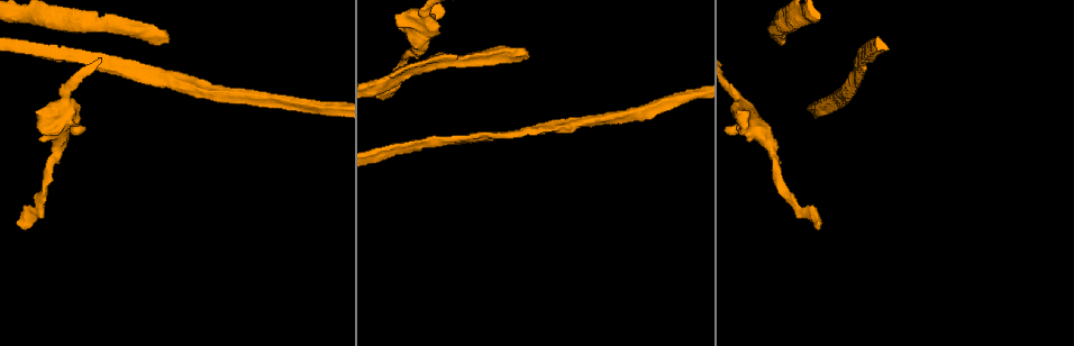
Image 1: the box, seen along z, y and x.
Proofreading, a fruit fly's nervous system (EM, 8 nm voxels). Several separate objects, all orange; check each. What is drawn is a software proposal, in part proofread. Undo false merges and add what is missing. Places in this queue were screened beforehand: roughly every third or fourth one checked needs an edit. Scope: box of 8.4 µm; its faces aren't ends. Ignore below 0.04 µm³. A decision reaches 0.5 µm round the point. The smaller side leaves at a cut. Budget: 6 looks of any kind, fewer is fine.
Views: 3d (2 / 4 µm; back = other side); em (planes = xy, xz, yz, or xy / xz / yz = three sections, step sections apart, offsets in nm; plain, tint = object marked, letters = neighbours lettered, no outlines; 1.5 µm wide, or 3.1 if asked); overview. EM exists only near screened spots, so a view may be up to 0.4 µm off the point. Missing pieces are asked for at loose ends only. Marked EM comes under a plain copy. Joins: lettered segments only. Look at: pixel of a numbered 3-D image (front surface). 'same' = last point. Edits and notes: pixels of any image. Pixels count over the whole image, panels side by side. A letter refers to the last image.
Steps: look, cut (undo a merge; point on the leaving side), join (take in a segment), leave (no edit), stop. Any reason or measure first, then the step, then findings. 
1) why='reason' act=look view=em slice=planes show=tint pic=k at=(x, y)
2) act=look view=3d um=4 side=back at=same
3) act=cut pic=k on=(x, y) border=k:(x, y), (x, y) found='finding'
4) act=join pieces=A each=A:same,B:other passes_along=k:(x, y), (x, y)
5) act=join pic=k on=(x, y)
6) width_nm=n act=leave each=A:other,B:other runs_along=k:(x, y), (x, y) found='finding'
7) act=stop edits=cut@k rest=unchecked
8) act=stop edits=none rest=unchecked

act=look view=3d um=2 pic=1 at=(739, 111)

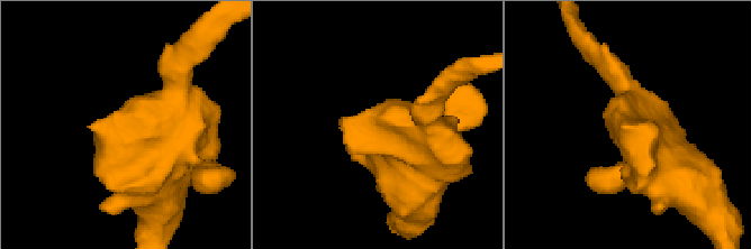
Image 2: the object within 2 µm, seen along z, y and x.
act=look view=em slice=yz step=4 show=tint pic=2 at=(625, 123)

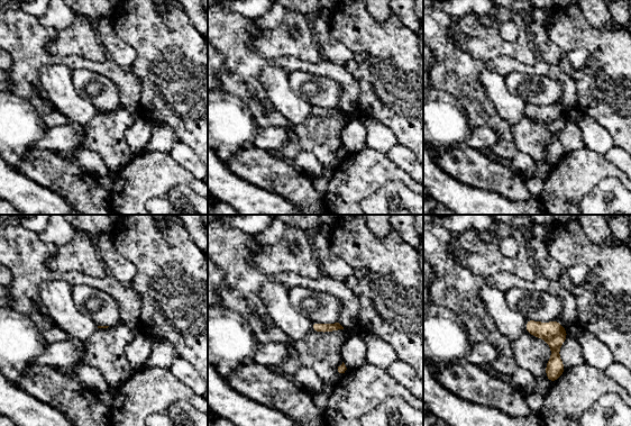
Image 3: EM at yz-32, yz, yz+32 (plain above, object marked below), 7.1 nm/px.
why='another direction' act=look view=em slice=planes show=letters at=same

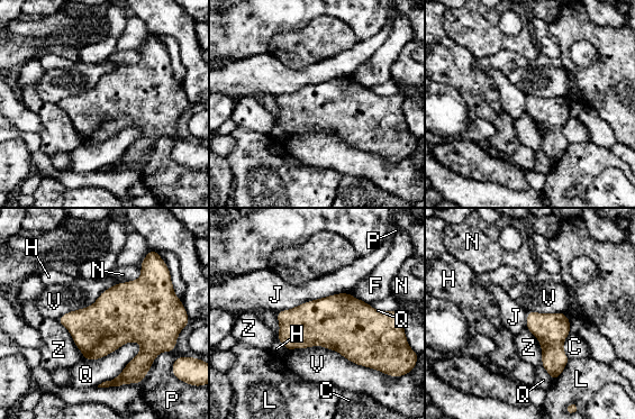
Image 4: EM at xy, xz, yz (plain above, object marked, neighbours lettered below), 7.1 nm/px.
longest_contact=V:600nm act=leave each=C:other,F:other,H:other,J:other,L:other,N:other,P:other,Q:other,V:other,Z:other border=4:(289, 351), (321, 345), (373, 370) found='no lettered segment goes on from it'

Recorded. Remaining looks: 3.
act=look view=em slice=planes show=letters pic=1 at=(821, 224)

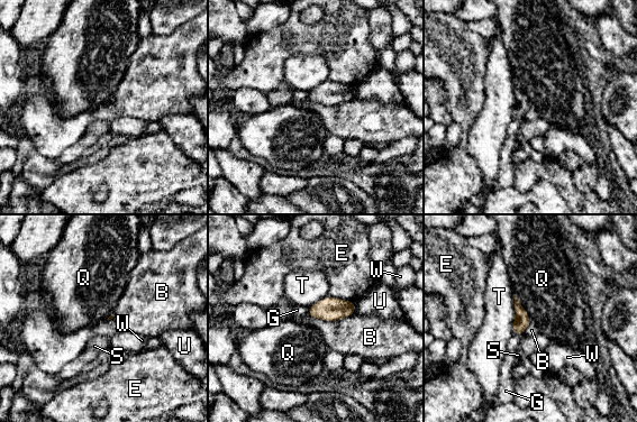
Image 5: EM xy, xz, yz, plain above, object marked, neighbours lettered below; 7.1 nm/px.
longest_contact=B:360nm act=leave each=B:other,E:other,G:other,Q:other,S:other,T:other,U:other,W:other found='none of them fits'

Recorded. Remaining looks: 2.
why='free end' act=look view=em slice=planes show=letters pic=1 at=(781, 42)

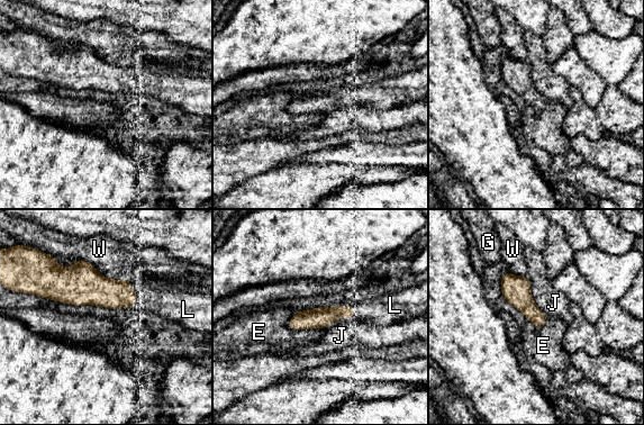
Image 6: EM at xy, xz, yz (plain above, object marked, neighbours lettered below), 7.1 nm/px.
width_nm=150 longest_contact=J:340nm act=join pieces=L each=E:other,G:other,J:other,L:same,W:other found='the neuron continues'

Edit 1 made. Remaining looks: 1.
act=stop edits=join@6 rest=unchecked

